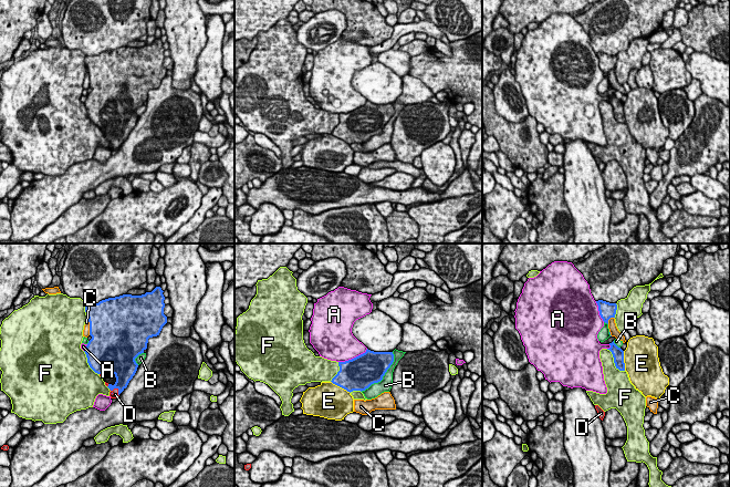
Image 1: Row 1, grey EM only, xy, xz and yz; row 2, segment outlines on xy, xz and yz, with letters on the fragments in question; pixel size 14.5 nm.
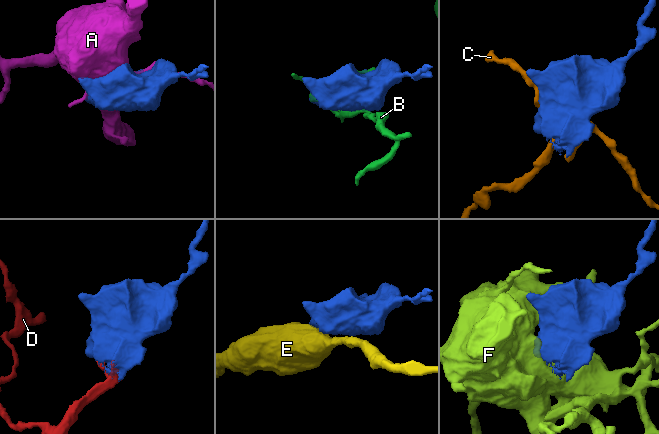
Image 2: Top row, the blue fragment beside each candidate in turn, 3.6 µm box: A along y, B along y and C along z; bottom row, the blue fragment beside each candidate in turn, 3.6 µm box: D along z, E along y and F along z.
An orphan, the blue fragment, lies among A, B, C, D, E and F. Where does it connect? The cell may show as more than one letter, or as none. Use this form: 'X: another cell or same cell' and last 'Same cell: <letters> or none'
A: another cell
B: another cell
C: another cell
D: same cell
E: another cell
F: another cell
Same cell: D

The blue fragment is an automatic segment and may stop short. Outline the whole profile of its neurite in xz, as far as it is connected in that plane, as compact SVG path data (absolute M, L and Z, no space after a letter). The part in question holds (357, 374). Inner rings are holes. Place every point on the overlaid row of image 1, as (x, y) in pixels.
M367 349L352 360L338 362L340 371L331 382L350 393L362 392L380 382L393 362L393 352L374 352Z

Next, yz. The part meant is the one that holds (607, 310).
M603 300L596 301L598 305L599 315L603 319L605 323L608 324L608 320L611 318L615 318L617 304L616 303L609 303Z

